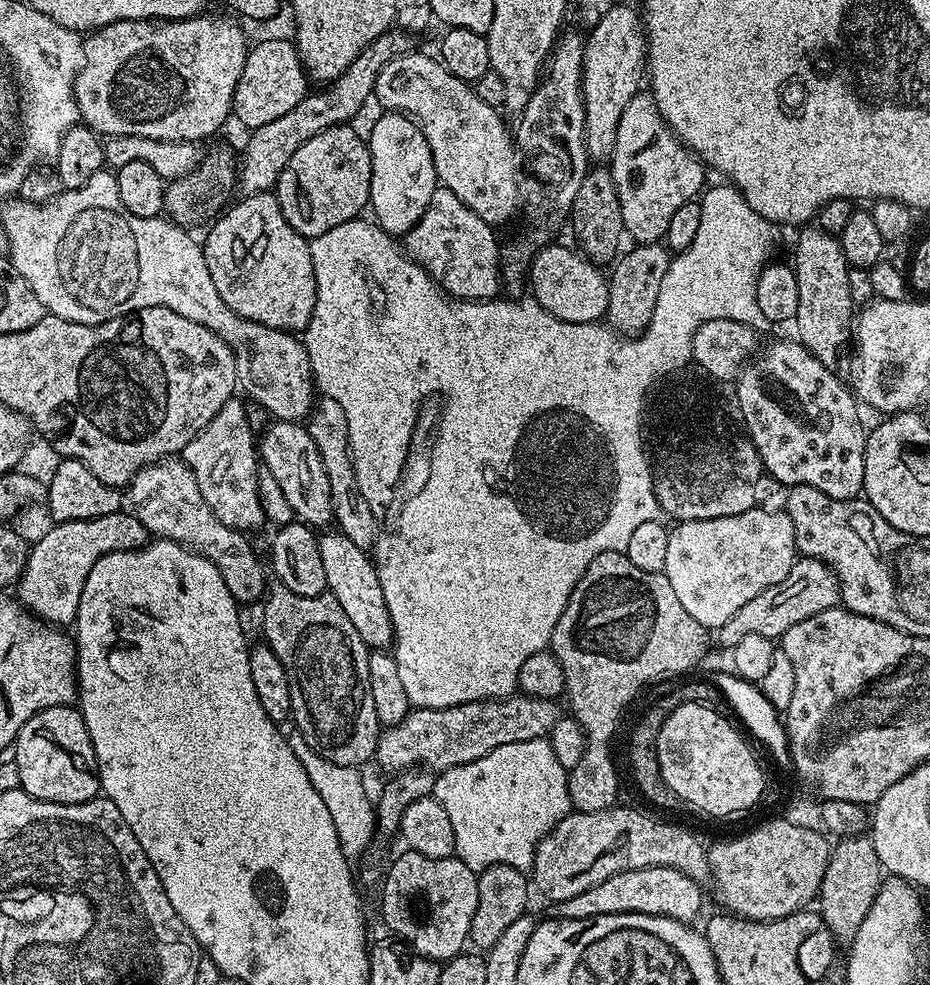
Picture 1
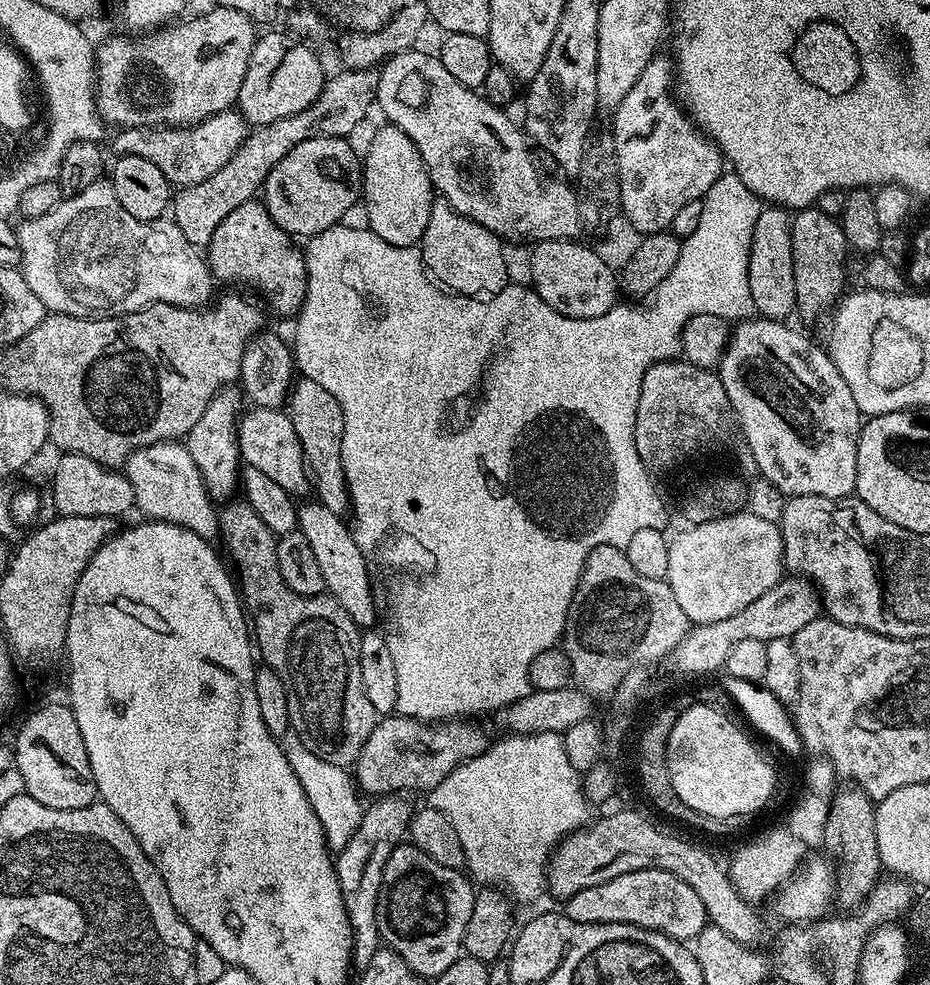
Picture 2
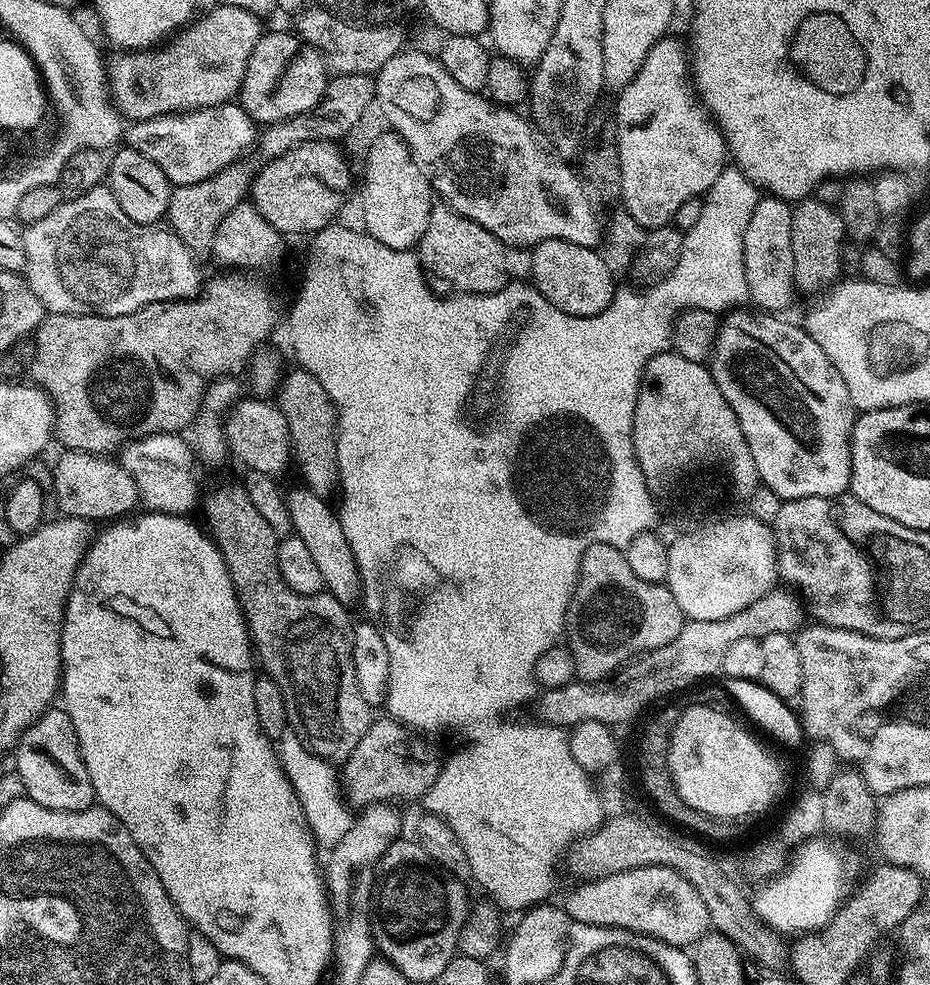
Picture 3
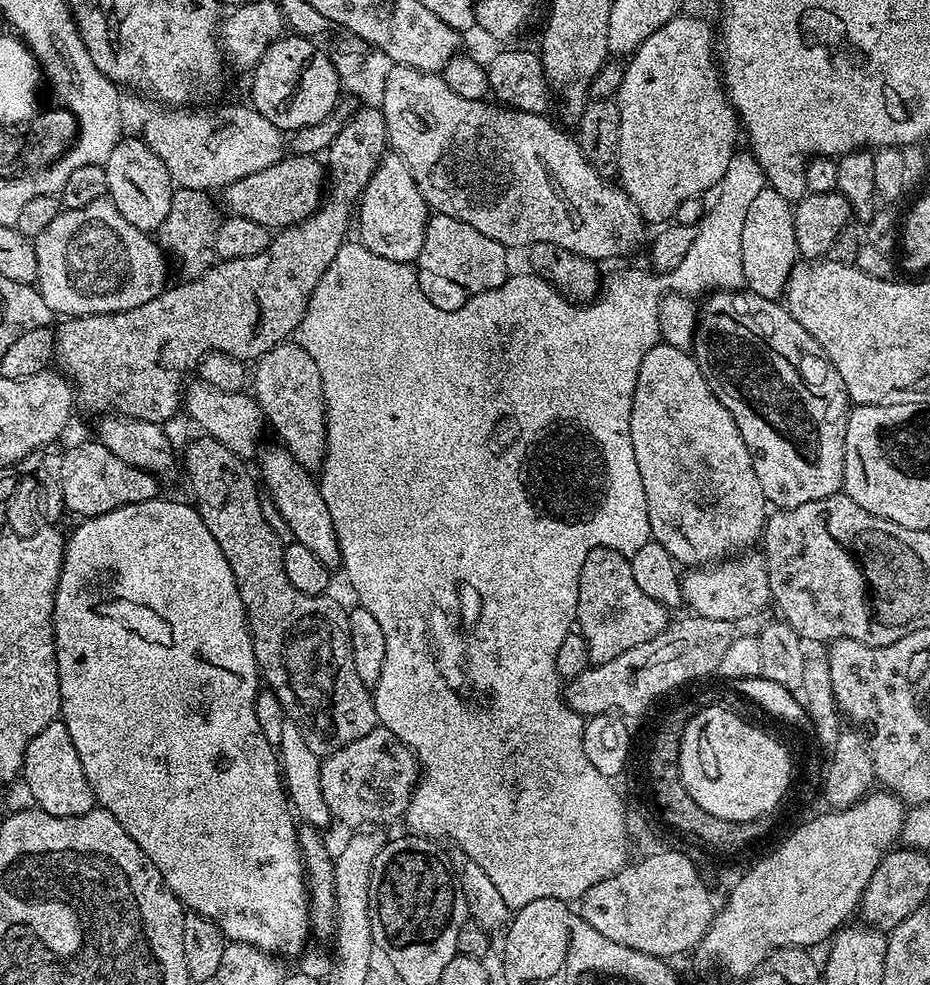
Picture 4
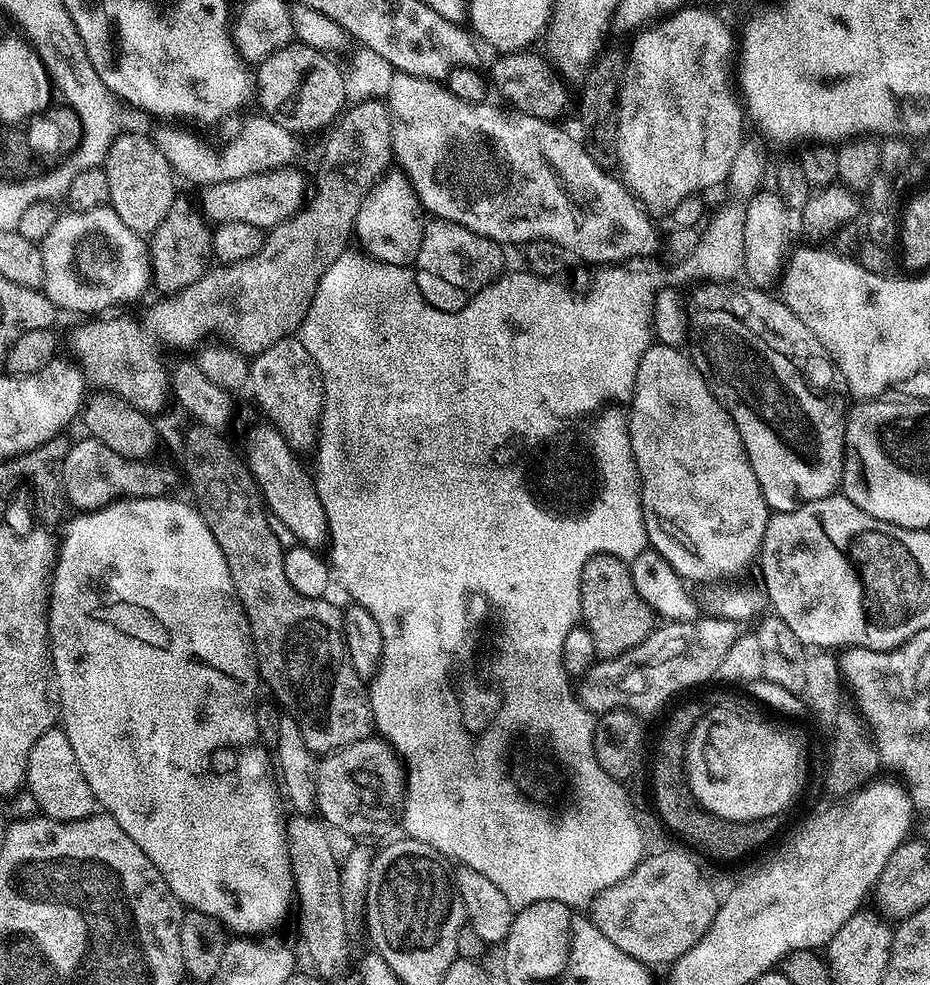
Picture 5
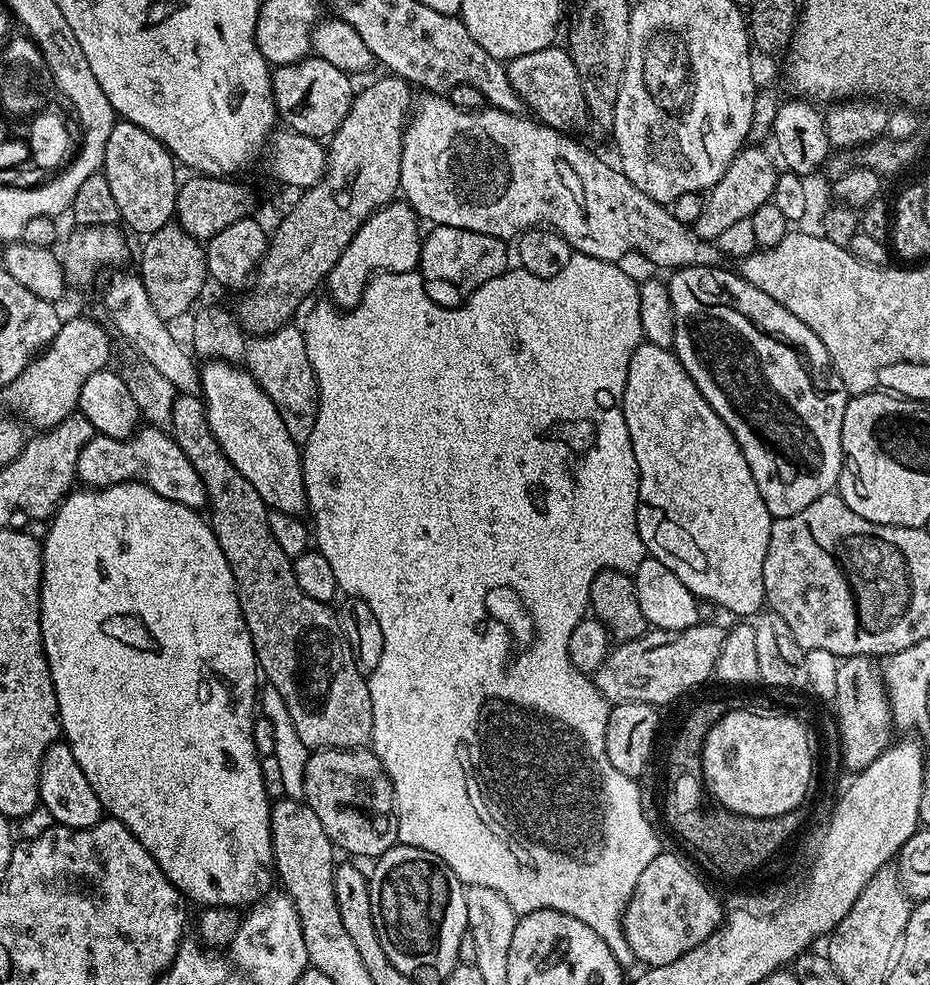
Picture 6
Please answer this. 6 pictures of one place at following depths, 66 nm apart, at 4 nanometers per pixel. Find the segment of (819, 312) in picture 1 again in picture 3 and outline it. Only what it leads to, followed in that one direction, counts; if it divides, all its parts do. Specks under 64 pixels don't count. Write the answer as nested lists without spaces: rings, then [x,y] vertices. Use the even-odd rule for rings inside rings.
[[[805,198],[792,208],[790,222],[791,245],[794,256],[794,279],[797,289],[820,288],[831,285],[841,275],[839,266],[840,248],[846,241],[844,223],[839,211],[826,202]]]

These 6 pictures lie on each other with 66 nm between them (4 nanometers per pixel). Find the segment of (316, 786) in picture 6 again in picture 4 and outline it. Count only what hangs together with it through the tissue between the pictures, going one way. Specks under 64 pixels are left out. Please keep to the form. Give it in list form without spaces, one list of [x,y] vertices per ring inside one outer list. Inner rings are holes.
[[[377,726],[370,730],[358,742],[342,746],[342,750],[323,757],[320,766],[320,788],[322,798],[329,808],[331,819],[337,824],[345,824],[348,830],[360,830],[365,826],[384,826],[392,824],[399,816],[403,817],[412,801],[412,793],[418,783],[418,765],[410,755],[408,747],[399,740],[387,726]]]

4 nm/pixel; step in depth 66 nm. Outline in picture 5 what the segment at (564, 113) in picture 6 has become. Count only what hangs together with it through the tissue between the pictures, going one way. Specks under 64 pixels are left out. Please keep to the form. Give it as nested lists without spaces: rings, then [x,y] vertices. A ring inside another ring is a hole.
[[[536,50],[506,52],[497,55],[495,57],[497,60],[492,64],[490,82],[495,91],[496,88],[500,91],[501,98],[499,99],[505,105],[511,106],[522,114],[530,114],[534,118],[556,122],[561,119],[559,116],[568,108],[569,85],[547,55],[534,51]]]

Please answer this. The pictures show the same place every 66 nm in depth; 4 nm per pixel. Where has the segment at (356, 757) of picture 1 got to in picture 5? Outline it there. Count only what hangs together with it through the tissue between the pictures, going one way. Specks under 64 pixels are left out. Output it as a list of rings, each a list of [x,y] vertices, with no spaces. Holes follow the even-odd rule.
[[[190,424],[184,432],[182,472],[187,483],[192,483],[200,517],[210,526],[210,534],[222,546],[222,558],[230,566],[234,590],[250,622],[261,681],[297,723],[312,753],[336,752],[373,735],[370,688],[350,662],[341,609],[336,609],[331,599],[306,598],[290,586],[284,565],[286,549],[270,530],[269,513],[241,453],[235,452],[217,429]]]

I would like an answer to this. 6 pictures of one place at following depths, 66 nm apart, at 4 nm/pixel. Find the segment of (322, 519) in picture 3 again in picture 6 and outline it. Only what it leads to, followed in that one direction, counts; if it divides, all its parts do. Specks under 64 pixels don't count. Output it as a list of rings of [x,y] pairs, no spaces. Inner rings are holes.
[[[225,360],[207,361],[199,374],[210,430],[218,438],[218,446],[222,446],[226,458],[234,462],[238,474],[258,490],[262,502],[273,513],[281,512],[289,518],[305,515],[308,499],[301,445],[290,438],[282,414],[278,414],[259,382],[248,373],[247,367],[228,364]]]

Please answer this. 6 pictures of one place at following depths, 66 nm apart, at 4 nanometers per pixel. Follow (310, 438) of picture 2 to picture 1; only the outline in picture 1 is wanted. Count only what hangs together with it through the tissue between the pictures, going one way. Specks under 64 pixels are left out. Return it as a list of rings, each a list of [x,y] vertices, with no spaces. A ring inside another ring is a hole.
[[[321,395],[307,417],[306,427],[310,438],[314,438],[314,446],[318,446],[318,454],[322,454],[322,466],[326,466],[326,478],[330,482],[332,495],[332,510],[339,531],[343,532],[346,538],[350,538],[354,546],[365,550],[371,549],[378,540],[377,533],[374,531],[376,519],[370,506],[362,498],[358,490],[358,482],[354,478],[352,448],[348,445],[348,423],[342,406],[338,406],[334,398]]]

